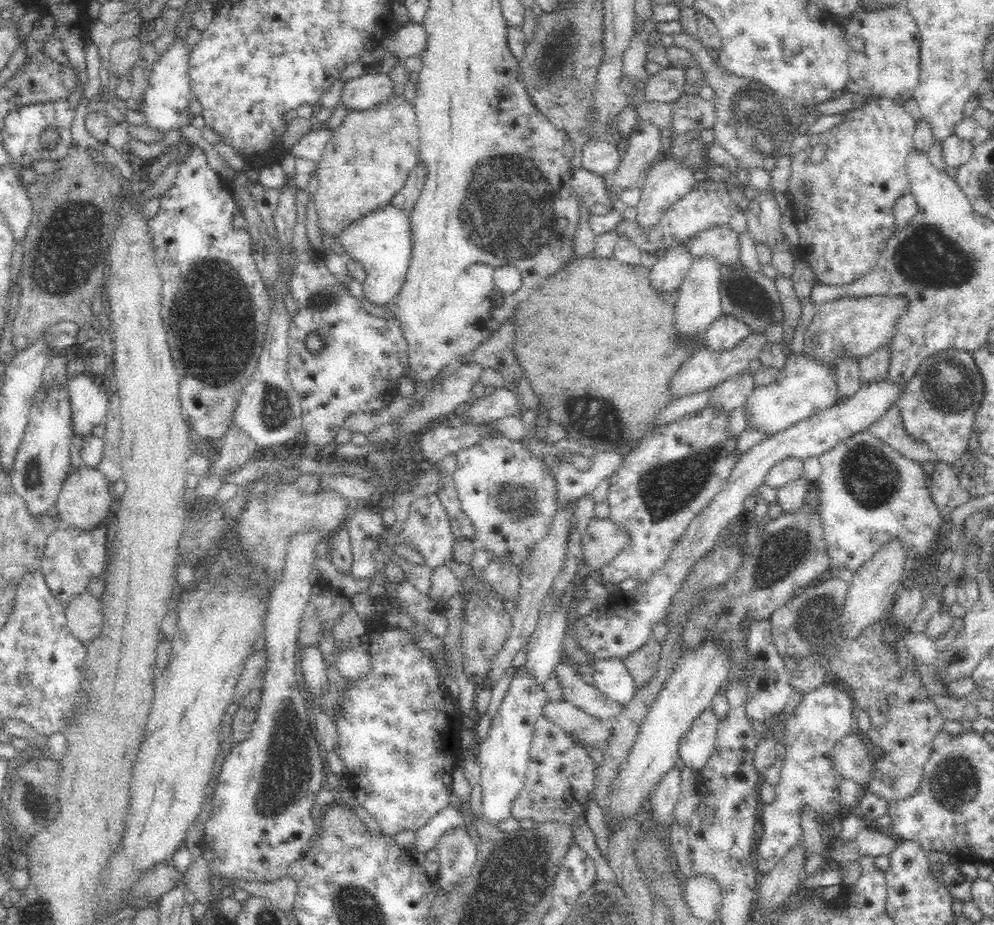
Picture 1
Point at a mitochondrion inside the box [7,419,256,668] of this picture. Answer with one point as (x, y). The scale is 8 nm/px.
(33, 473)

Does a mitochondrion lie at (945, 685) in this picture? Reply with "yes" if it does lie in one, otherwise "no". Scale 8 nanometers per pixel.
no

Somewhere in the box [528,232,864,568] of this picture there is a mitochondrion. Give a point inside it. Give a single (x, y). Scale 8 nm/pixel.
(667, 489)

